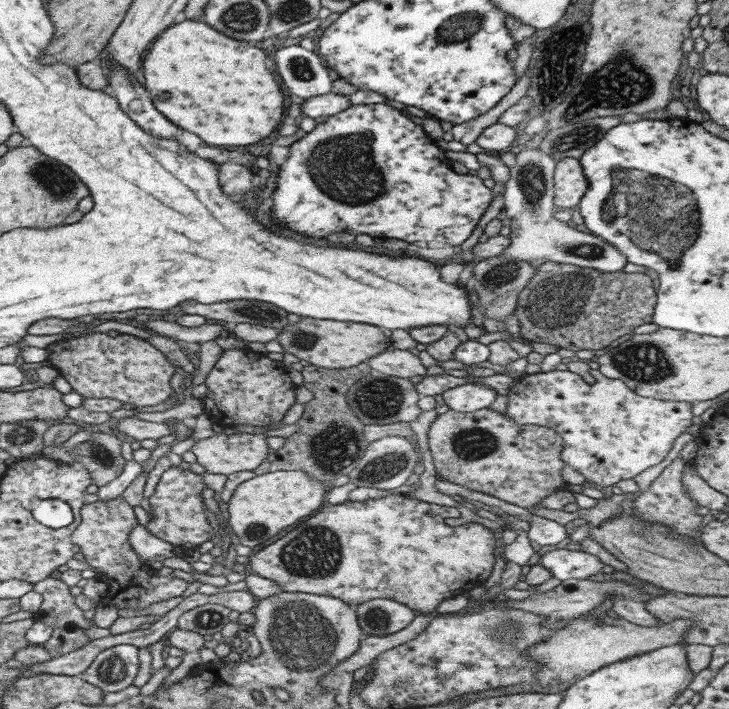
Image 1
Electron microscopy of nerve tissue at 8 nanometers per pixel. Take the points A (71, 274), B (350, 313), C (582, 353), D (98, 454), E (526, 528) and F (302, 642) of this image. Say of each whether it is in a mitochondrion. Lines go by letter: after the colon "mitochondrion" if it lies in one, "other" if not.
A: other
B: other
C: other
D: mitochondrion
E: other
F: mitochondrion

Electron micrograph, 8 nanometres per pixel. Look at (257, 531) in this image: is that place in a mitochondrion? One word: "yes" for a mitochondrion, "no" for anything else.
yes

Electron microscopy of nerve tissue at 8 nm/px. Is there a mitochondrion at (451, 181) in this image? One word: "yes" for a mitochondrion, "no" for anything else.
no

